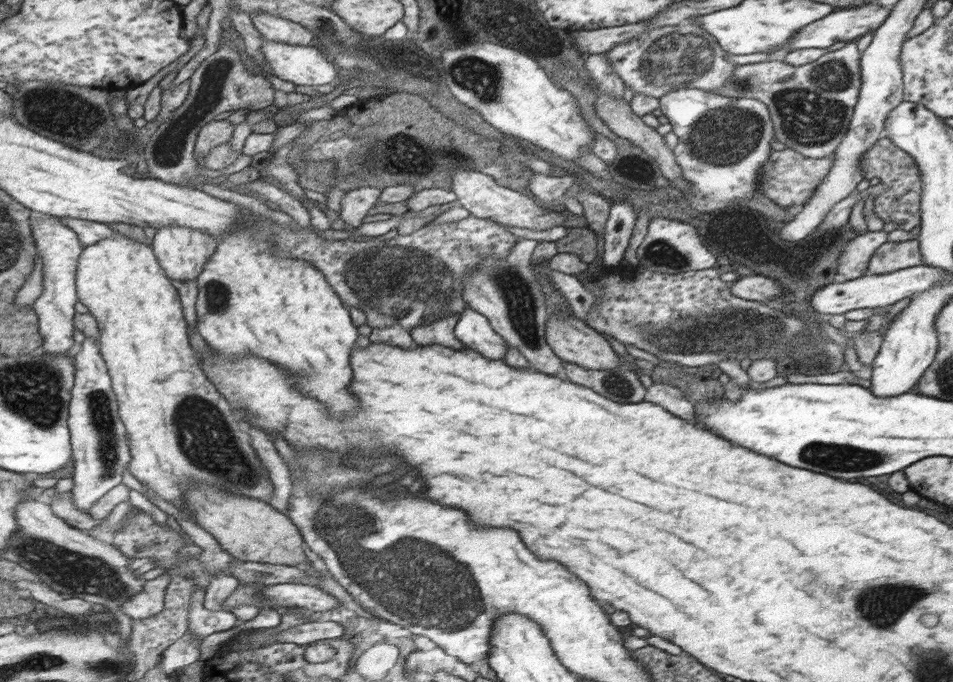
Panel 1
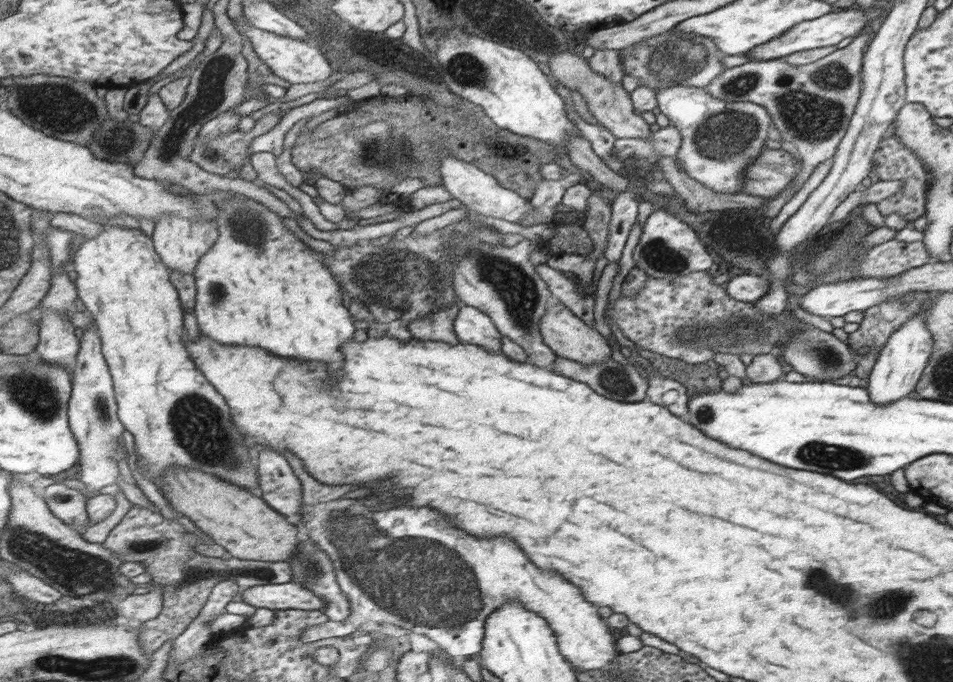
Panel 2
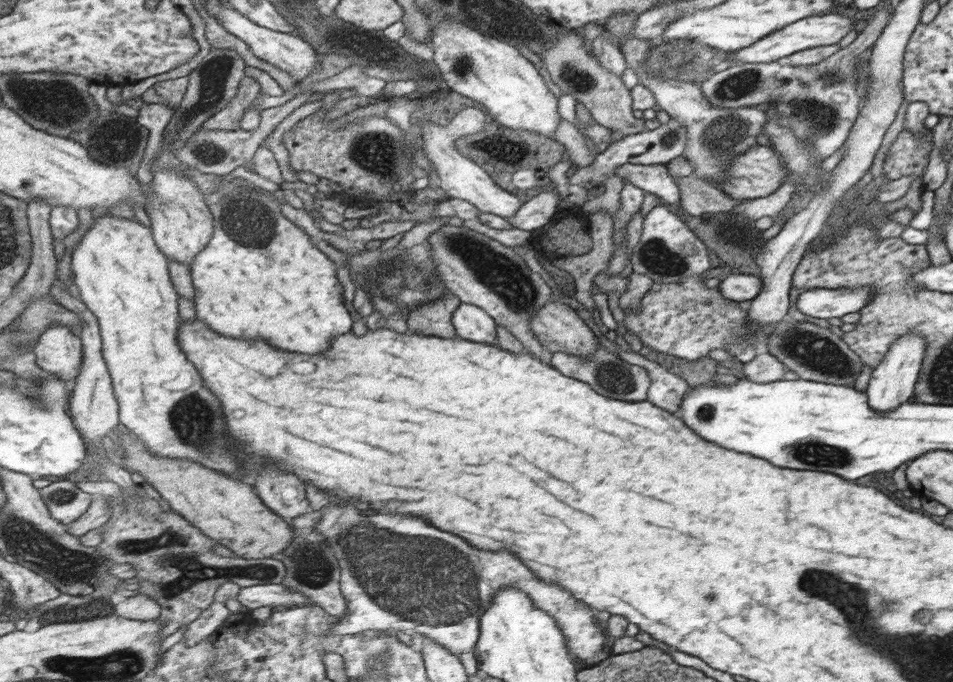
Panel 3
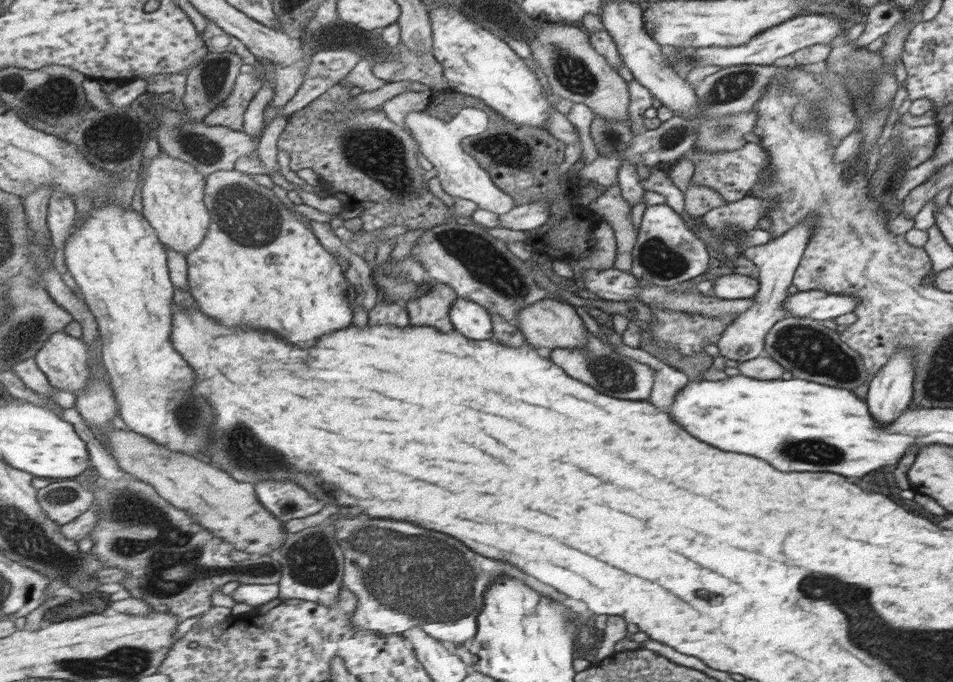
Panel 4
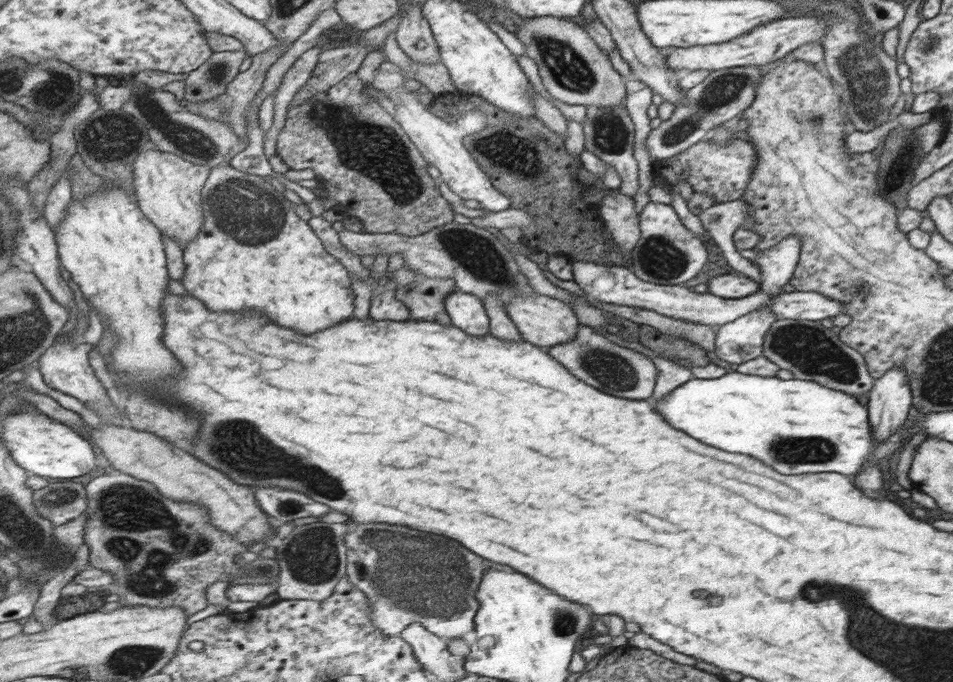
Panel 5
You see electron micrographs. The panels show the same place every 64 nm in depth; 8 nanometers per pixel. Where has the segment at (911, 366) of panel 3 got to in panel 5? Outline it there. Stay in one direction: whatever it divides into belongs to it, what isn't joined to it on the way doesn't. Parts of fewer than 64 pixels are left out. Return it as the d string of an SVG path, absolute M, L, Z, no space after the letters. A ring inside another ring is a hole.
M893 366L882 378L876 378L869 402L874 440L882 442L894 436L910 416L910 406L913 404L913 388L905 370L901 366Z

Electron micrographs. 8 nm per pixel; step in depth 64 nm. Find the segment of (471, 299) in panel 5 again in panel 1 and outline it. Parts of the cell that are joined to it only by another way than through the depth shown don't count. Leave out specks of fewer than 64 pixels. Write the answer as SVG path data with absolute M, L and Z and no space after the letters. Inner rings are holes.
M468 307L461 312L456 326L457 339L466 347L476 349L489 359L502 359L507 342L492 328L483 314Z

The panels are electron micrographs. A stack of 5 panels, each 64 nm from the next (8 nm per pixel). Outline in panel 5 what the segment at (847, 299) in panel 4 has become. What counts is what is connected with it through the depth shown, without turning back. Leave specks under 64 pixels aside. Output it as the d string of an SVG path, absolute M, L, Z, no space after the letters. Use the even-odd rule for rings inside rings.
M571 260L573 280L585 292L590 299L618 304L618 306L636 306L644 310L654 310L662 316L677 318L697 324L709 324L722 326L734 322L737 318L758 310L761 306L769 306L769 309L780 319L812 320L820 321L824 318L835 317L841 314L843 304L839 300L828 298L819 292L782 291L775 297L765 293L759 288L753 295L742 298L727 299L710 292L696 293L684 285L659 285L640 280L630 267L610 264L598 264L584 261Z

